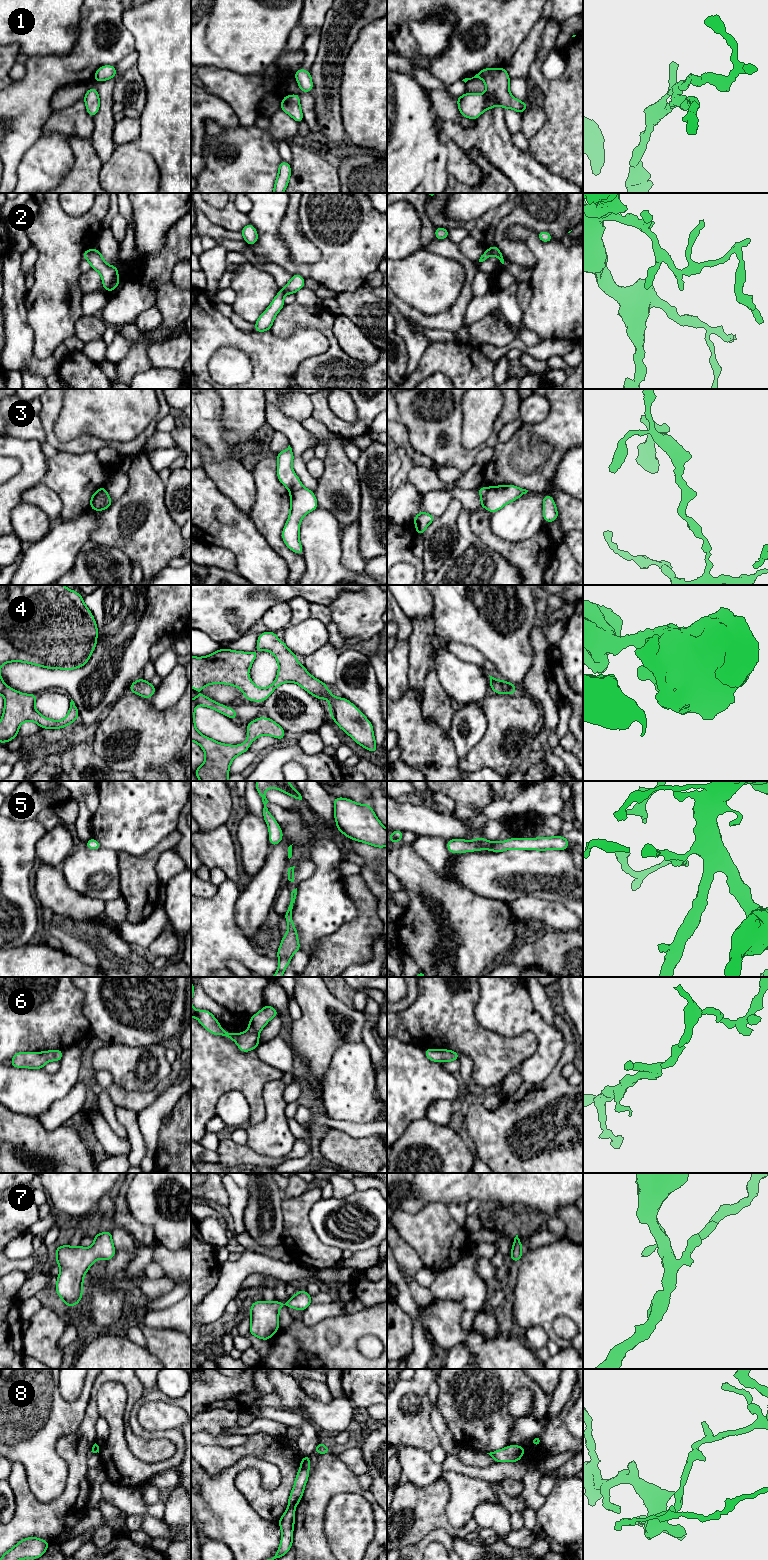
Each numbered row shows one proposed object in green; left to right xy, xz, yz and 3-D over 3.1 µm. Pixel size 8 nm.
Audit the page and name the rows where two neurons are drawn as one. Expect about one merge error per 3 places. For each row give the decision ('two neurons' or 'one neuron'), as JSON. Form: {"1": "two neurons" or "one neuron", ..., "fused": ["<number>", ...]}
{"1": "one neuron", "2": "one neuron", "3": "two neurons", "4": "one neuron", "5": "one neuron", "6": "one neuron", "7": "one neuron", "8": "two neurons", "fused": ["3", "8"]}

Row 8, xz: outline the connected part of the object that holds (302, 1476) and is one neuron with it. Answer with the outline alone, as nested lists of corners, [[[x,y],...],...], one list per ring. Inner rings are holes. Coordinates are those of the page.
[[[311,1455],[303,1456],[302,1458],[300,1469],[296,1475],[295,1483],[289,1496],[289,1507],[296,1507],[303,1496],[305,1485],[309,1478],[310,1457]]]

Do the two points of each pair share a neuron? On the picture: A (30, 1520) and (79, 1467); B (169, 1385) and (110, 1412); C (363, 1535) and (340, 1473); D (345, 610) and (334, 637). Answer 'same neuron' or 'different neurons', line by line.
A: same neuron
B: different neurons
C: different neurons
D: different neurons

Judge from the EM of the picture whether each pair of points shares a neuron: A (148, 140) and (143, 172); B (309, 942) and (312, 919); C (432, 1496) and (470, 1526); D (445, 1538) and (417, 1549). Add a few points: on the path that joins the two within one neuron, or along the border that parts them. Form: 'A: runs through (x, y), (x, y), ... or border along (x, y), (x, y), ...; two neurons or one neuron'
A: border along (137, 142), (154, 160), (159, 172); two neurons
B: runs through (309, 936), (311, 925); one neuron
C: runs through (432, 1509), (452, 1530), (457, 1530); one neuron
D: runs through (438, 1538), (428, 1538), (424, 1542); one neuron

